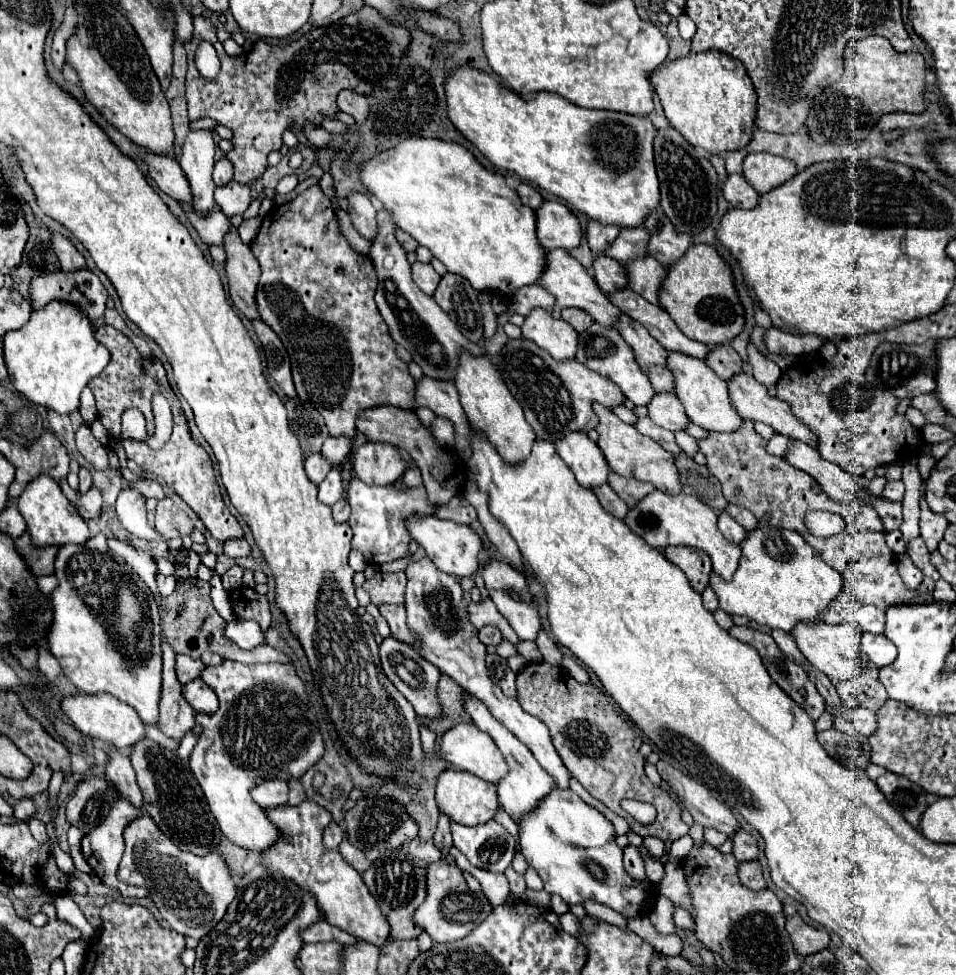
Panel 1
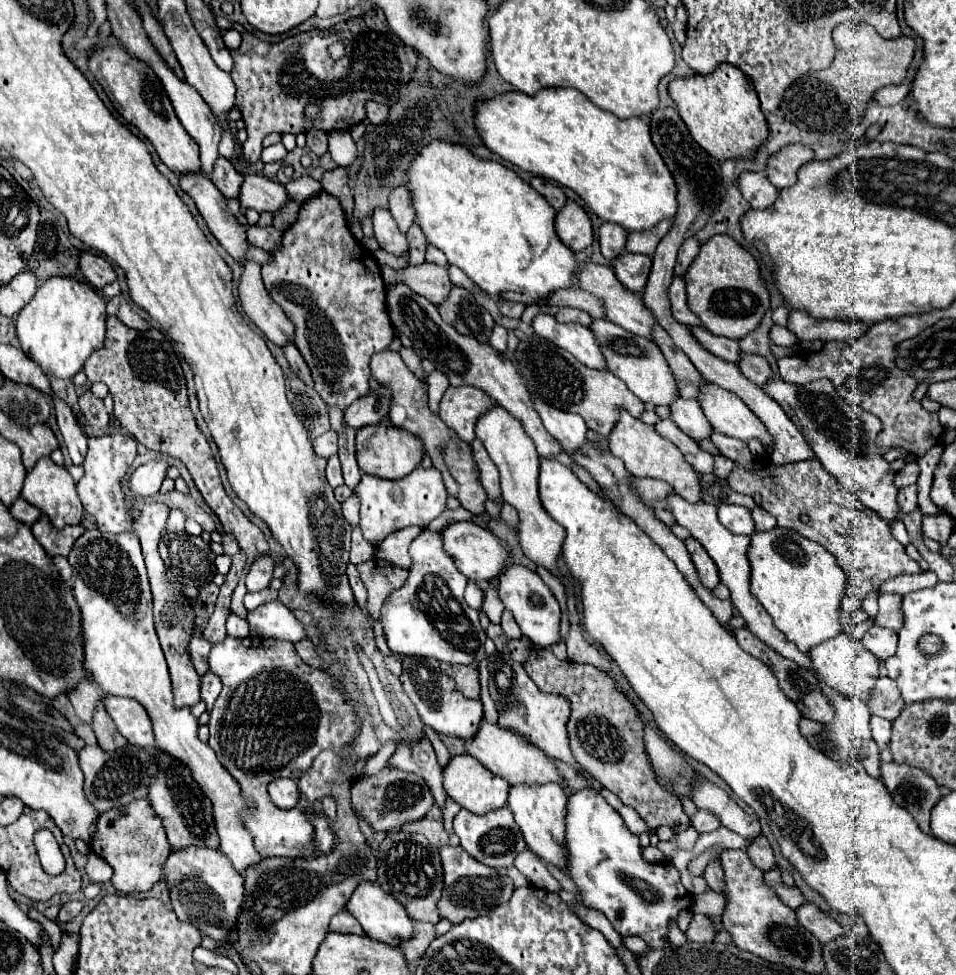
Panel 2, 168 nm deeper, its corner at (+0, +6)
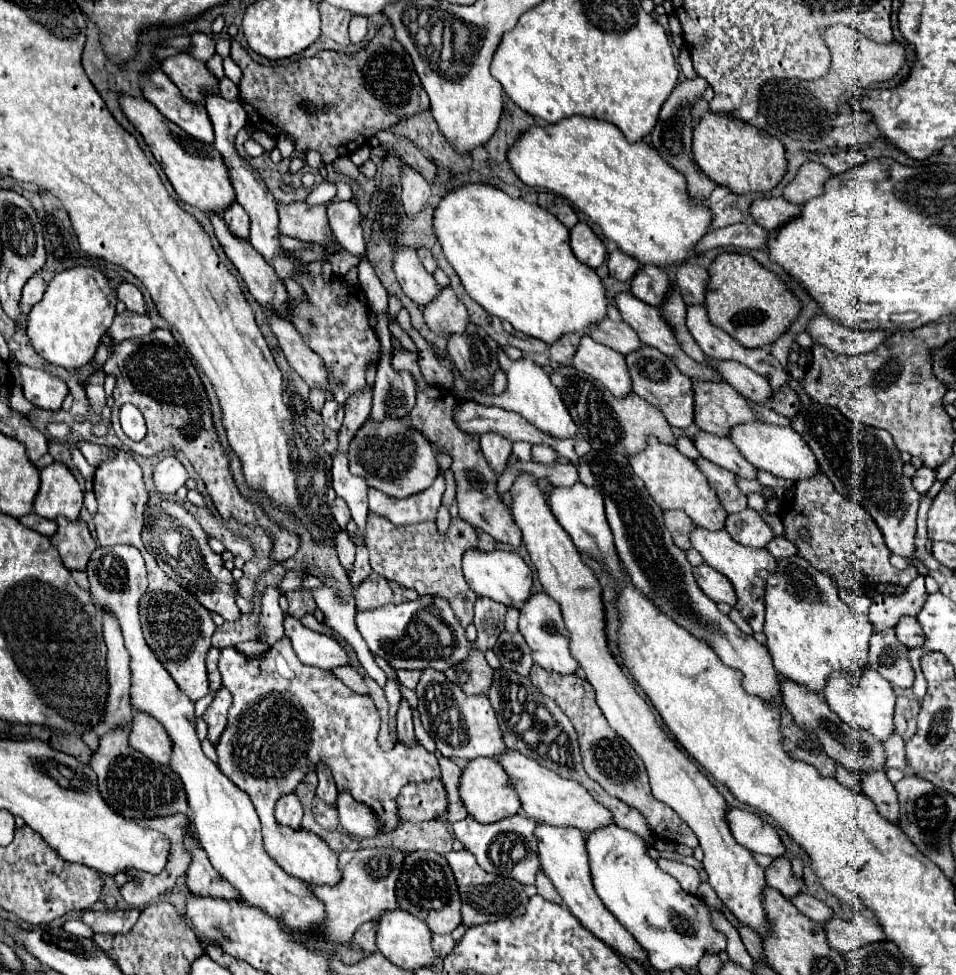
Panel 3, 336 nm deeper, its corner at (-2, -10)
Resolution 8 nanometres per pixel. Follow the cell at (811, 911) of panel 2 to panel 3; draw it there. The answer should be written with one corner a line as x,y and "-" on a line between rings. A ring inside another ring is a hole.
855,916
855,920
833,918
825,924
829,944
839,952
851,952
859,946
885,940
885,932
877,920

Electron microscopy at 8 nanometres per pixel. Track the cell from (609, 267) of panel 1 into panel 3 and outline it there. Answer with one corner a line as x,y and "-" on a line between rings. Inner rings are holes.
643,266
631,280
631,294
651,306
661,306
671,286
671,276
663,268

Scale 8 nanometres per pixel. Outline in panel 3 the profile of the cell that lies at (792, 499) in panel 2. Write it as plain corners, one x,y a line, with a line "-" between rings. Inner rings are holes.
815,476
815,480
799,480
795,500
791,502
791,508
783,512
781,520
787,538
799,548
799,556
829,574
841,588
853,590
855,584
871,586
879,582
891,582
905,588
919,576
915,566
905,570
895,570
891,566
891,552
885,546
883,534
879,532
875,520
871,520
871,514
859,502
837,494
827,476
-
801,530
809,532
809,540
801,536

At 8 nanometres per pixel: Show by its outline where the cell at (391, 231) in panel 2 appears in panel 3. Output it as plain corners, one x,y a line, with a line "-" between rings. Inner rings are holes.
399,248
399,250
395,250
393,268
395,268
397,280
399,280
401,288
403,288
403,292
419,308
425,308
427,304
431,304
437,298
439,286
437,286
433,274
429,274
423,268
423,264
419,264
417,252
413,248

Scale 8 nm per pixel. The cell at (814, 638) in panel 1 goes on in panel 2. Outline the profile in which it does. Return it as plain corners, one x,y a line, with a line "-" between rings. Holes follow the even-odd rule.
851,616
851,624
847,624
843,628
841,634
837,634
835,638
831,640
825,640
817,646
813,646
809,650
809,658
813,660
813,666
817,668
817,672
821,674
821,678
835,690
851,696
853,700
861,700
865,702
865,698
869,696
873,684
875,684
875,678
879,676
879,660
857,640
851,638
851,632
857,624
861,624
863,620
859,616

